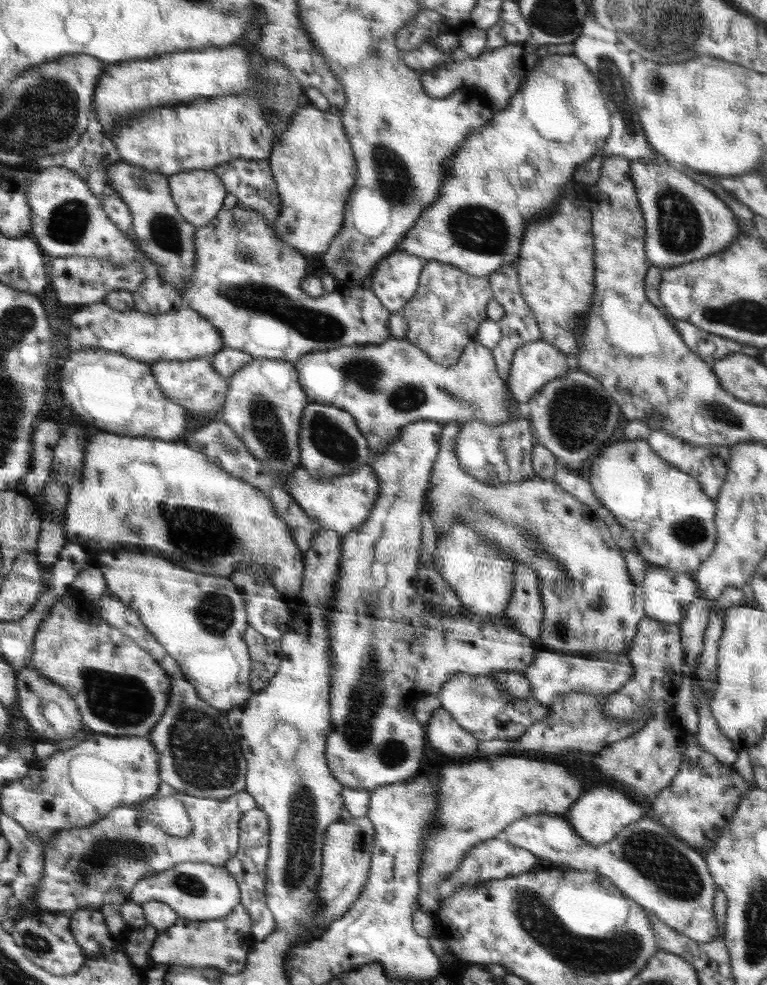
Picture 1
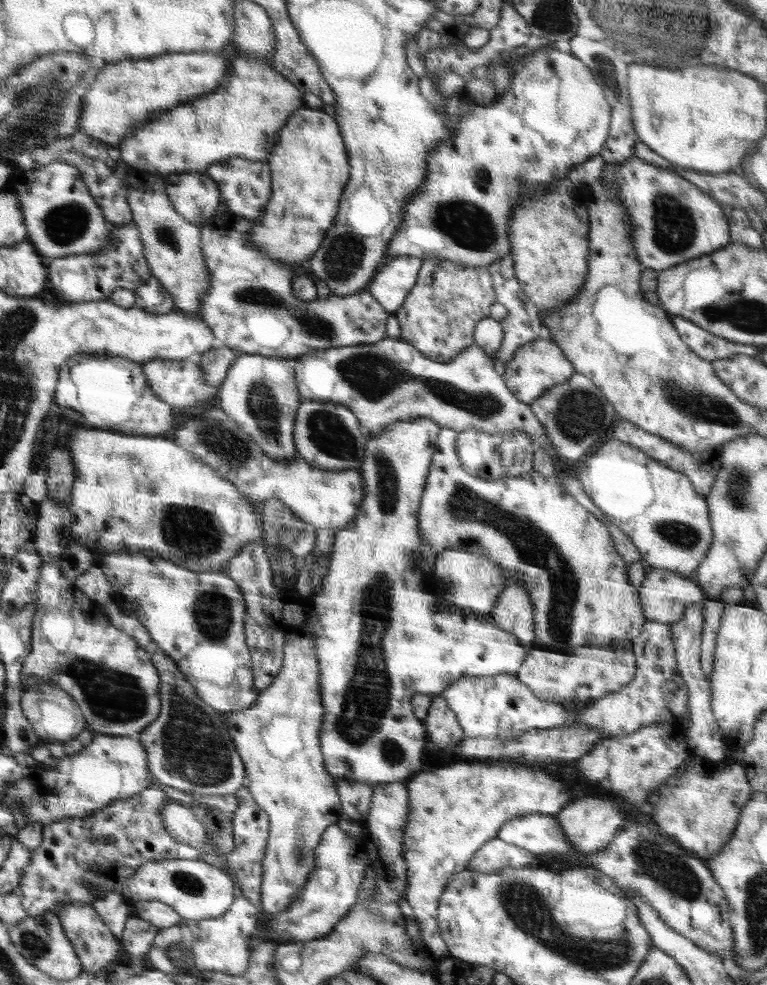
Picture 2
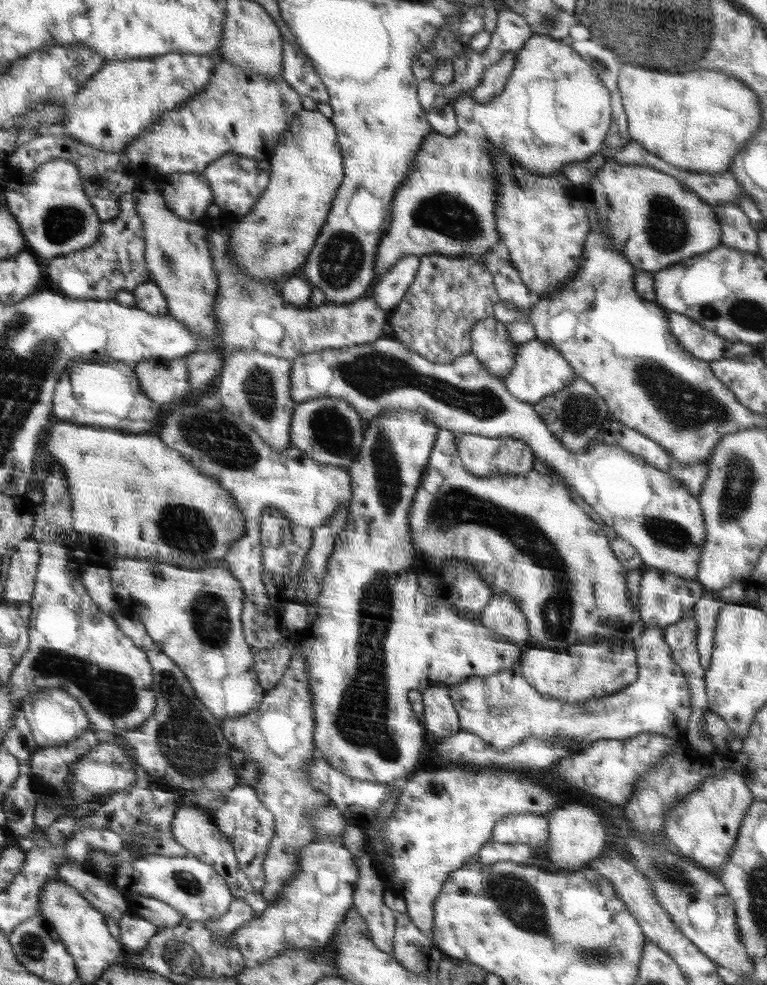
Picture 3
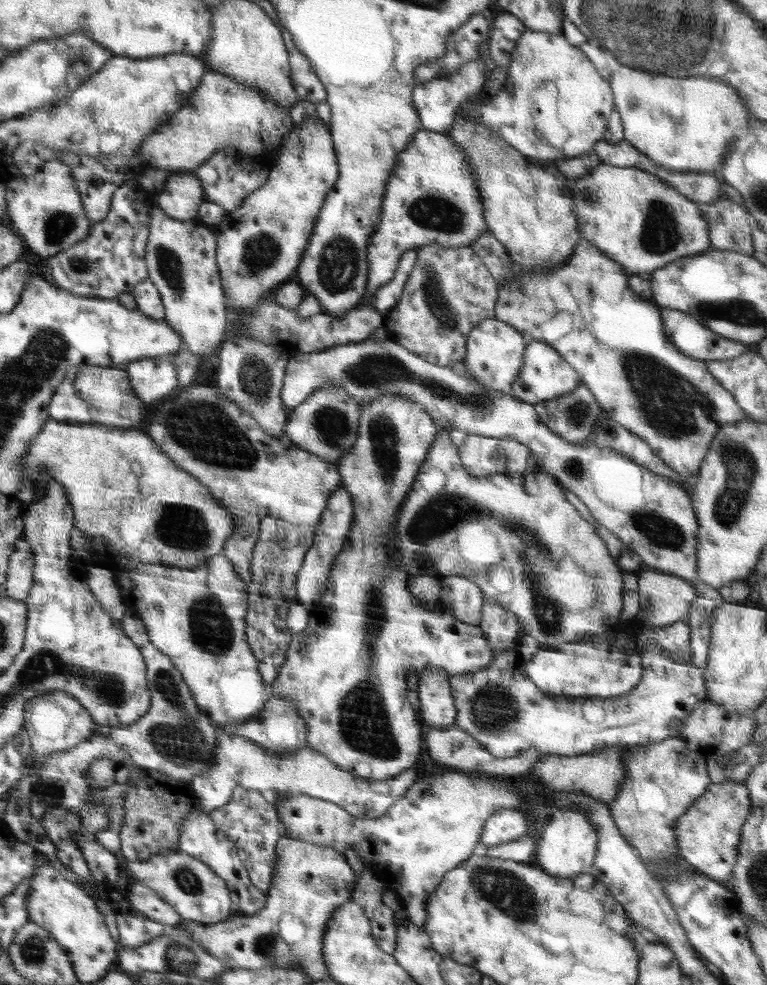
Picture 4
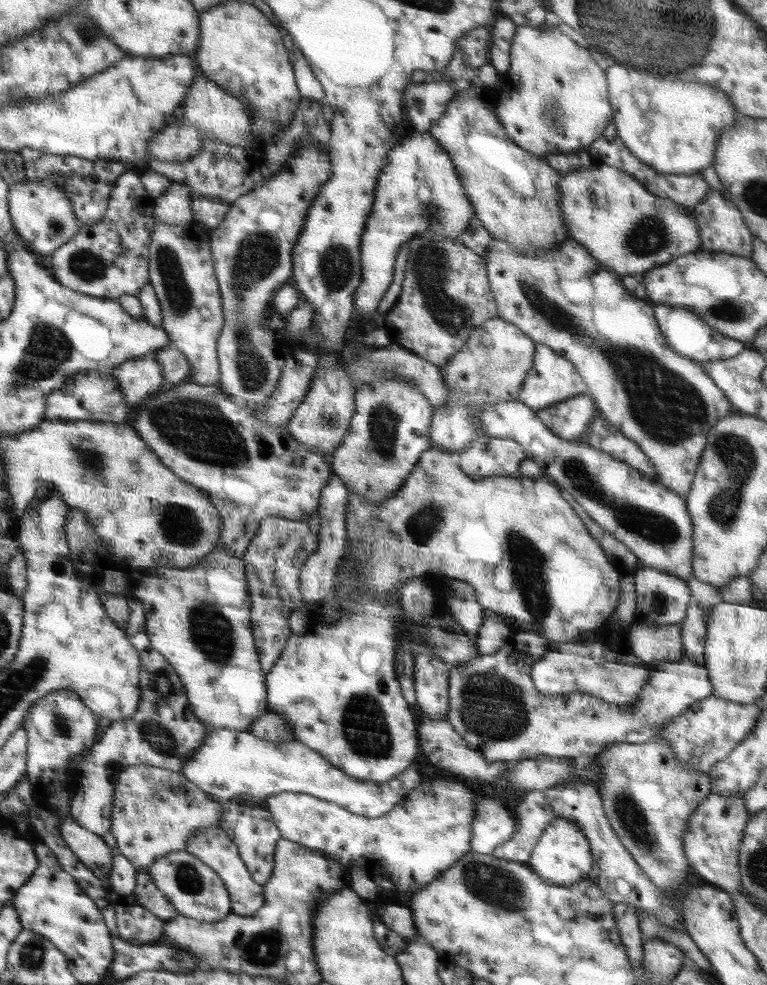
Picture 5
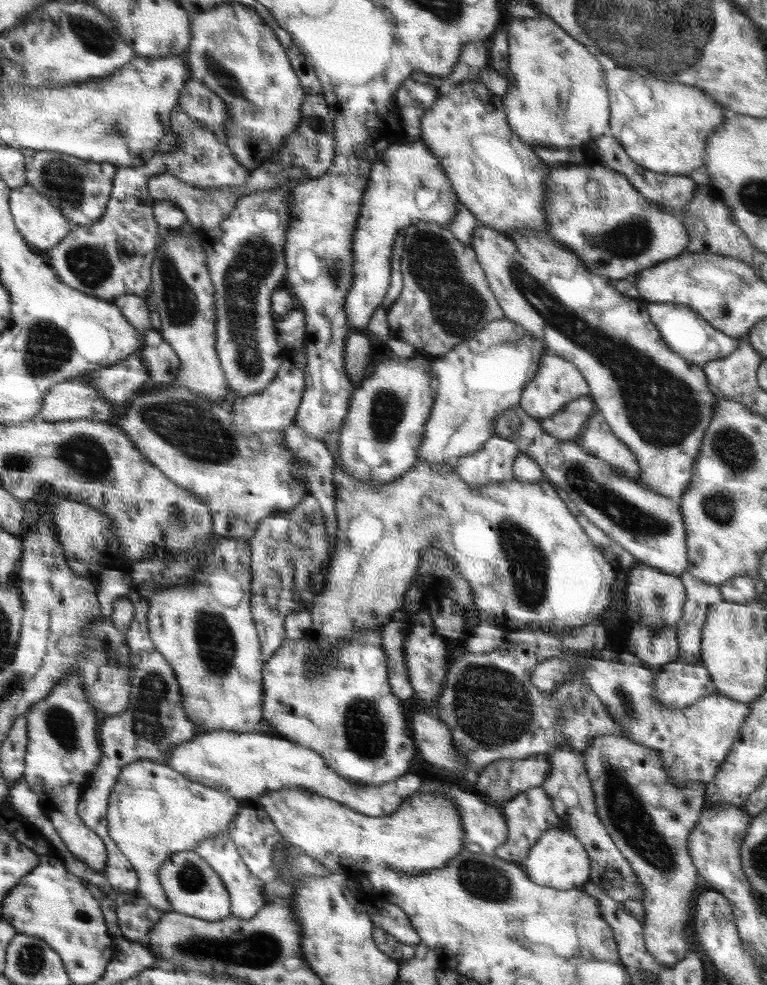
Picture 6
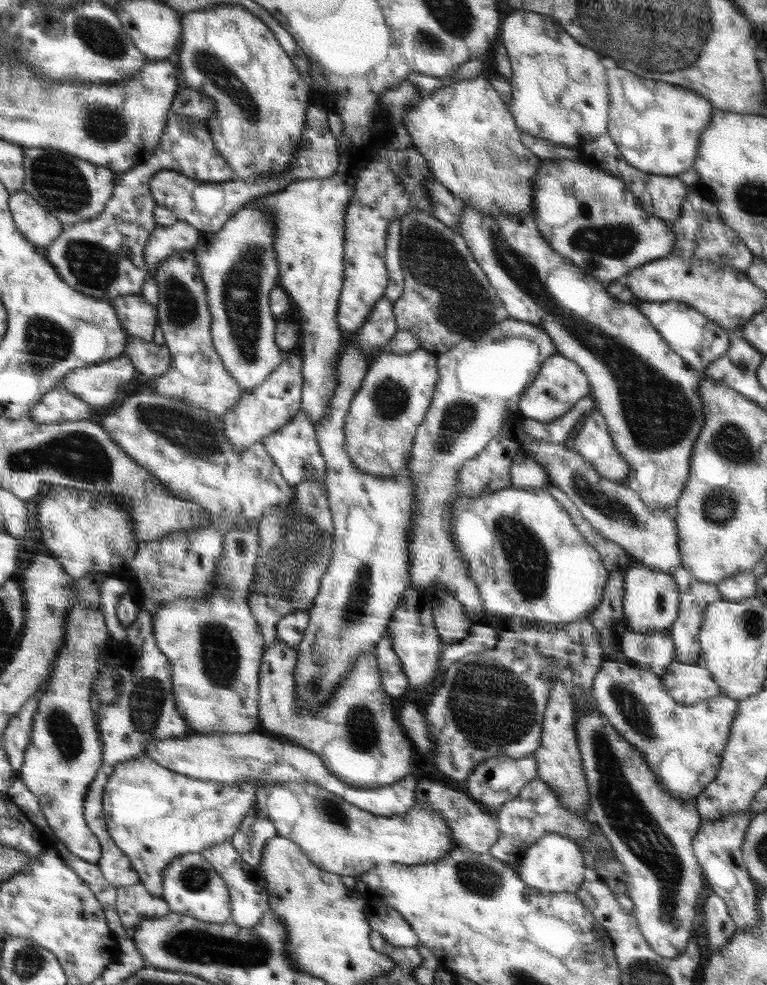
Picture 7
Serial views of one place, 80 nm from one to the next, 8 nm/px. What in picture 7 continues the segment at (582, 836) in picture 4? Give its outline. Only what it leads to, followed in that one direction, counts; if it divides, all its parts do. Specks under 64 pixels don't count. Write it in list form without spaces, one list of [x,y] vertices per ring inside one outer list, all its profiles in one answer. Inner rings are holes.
[[[552,832],[543,836],[539,843],[530,848],[526,857],[522,859],[517,872],[524,884],[542,892],[575,893],[588,875],[586,861],[583,859],[583,850],[580,850],[580,846],[576,845],[574,840]]]

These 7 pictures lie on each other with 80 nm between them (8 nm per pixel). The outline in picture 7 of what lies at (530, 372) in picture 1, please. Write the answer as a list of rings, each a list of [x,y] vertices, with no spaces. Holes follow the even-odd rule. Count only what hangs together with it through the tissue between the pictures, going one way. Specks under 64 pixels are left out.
[[[556,352],[543,360],[539,375],[523,392],[519,402],[521,414],[524,418],[528,417],[544,423],[560,419],[590,392],[591,384],[588,384],[588,379],[584,376],[583,369],[578,364]]]

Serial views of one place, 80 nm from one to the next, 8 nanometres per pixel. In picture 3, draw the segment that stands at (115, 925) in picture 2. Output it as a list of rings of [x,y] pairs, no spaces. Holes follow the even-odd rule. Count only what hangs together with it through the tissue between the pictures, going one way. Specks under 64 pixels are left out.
[[[74,863],[61,864],[59,878],[75,888],[80,896],[93,904],[93,907],[97,908],[105,918],[110,917],[118,922],[124,913],[129,912],[126,893],[109,880],[87,873]]]

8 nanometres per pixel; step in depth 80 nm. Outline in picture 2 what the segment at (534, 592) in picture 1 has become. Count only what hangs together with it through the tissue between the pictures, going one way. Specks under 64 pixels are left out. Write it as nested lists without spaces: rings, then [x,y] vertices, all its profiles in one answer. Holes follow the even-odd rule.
[[[512,580],[500,594],[492,609],[492,622],[519,637],[523,647],[531,650],[540,645],[534,634],[532,603],[521,580]]]

